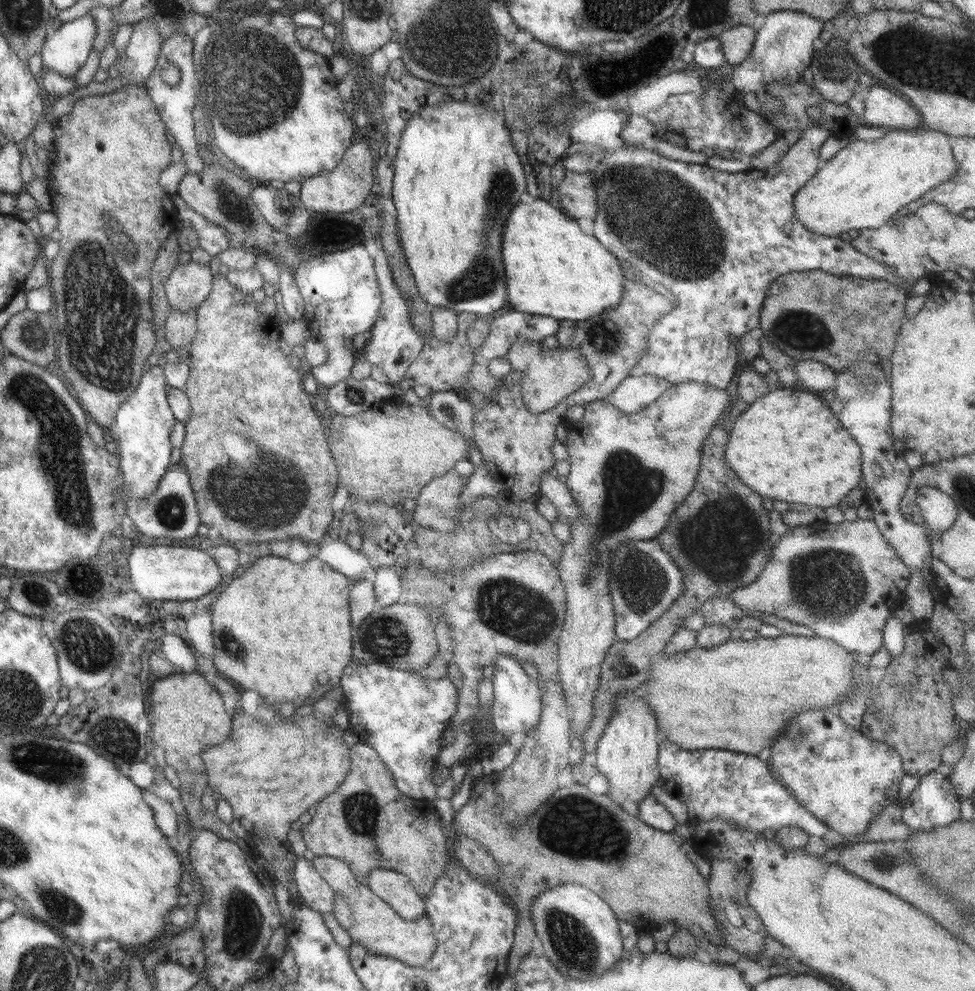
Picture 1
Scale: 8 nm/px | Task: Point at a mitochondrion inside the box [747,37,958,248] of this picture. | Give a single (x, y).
(838, 73)

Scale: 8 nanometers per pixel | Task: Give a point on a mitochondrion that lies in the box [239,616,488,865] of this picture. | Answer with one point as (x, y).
(384, 640)

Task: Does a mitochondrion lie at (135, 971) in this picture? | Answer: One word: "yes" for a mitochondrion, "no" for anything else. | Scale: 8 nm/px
no

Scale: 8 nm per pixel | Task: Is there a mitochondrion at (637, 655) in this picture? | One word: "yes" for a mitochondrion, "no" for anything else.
no

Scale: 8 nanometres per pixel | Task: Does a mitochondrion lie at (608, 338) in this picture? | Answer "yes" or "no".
yes

